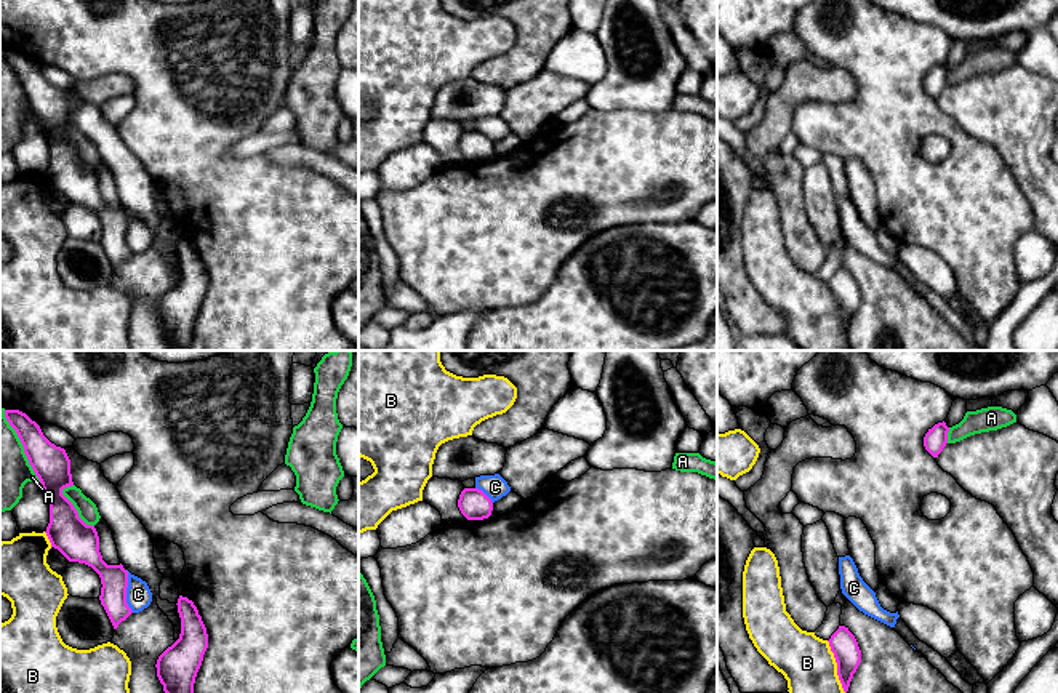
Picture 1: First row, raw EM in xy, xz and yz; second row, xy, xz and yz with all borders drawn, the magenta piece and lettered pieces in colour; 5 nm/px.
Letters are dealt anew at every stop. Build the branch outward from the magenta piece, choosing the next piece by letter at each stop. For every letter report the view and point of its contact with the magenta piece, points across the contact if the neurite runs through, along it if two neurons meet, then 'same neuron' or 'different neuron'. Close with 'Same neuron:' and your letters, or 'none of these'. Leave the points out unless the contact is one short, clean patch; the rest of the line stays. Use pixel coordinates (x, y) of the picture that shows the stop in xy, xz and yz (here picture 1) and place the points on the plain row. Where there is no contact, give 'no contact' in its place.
A: xy (76, 151) | different neuron
B: yz (837, 309) | different neuron
C: xy (125, 232) | different neuron
Same neuron: none of these

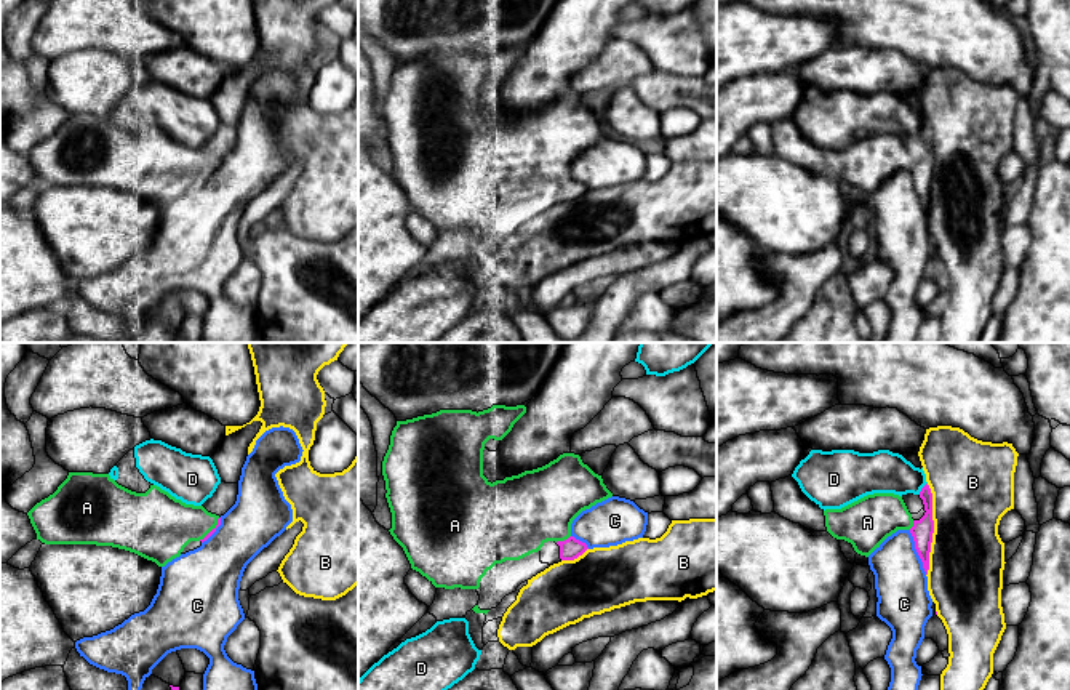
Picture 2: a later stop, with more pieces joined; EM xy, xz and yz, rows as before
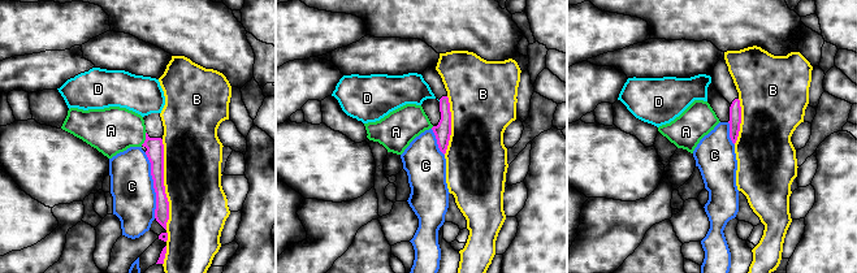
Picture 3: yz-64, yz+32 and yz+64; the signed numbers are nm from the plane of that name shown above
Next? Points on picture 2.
A: xz (562, 183) | different neuron
B: yz (933, 172) | different neuron
C: yz (917, 192) | different neuron
D: yz (922, 130) | along yz (926, 124), (918, 135) | different neuron
Same neuron: none of these

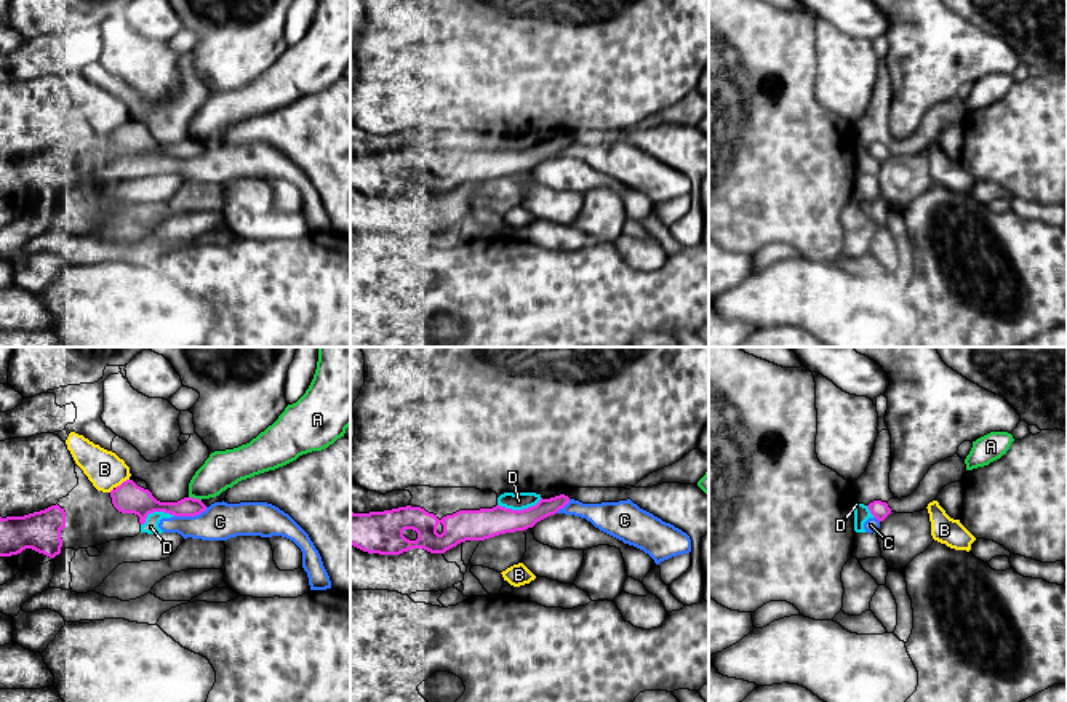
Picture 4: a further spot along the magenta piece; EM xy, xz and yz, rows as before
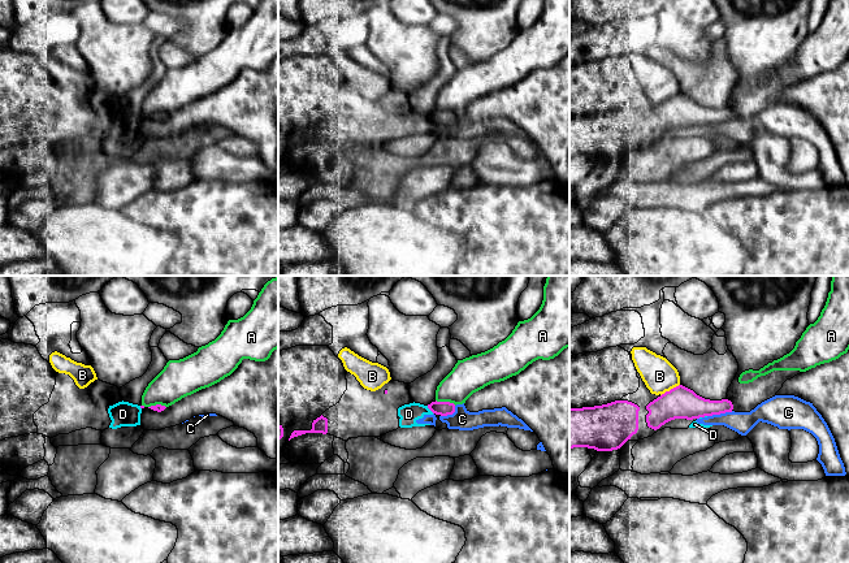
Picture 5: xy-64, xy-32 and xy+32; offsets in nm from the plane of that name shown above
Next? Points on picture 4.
A: xy (195, 141) | along xy (189, 138), (200, 143) | different neuron
B: xy (123, 123) | along xy (128, 120), (115, 130) | different neuron
C: xy (191, 157) | along xy (207, 149), (194, 157), (175, 159) | different neuron
D: xz (519, 152) | along xz (541, 139), (522, 151), (498, 147) | different neuron
Same neuron: none of these

